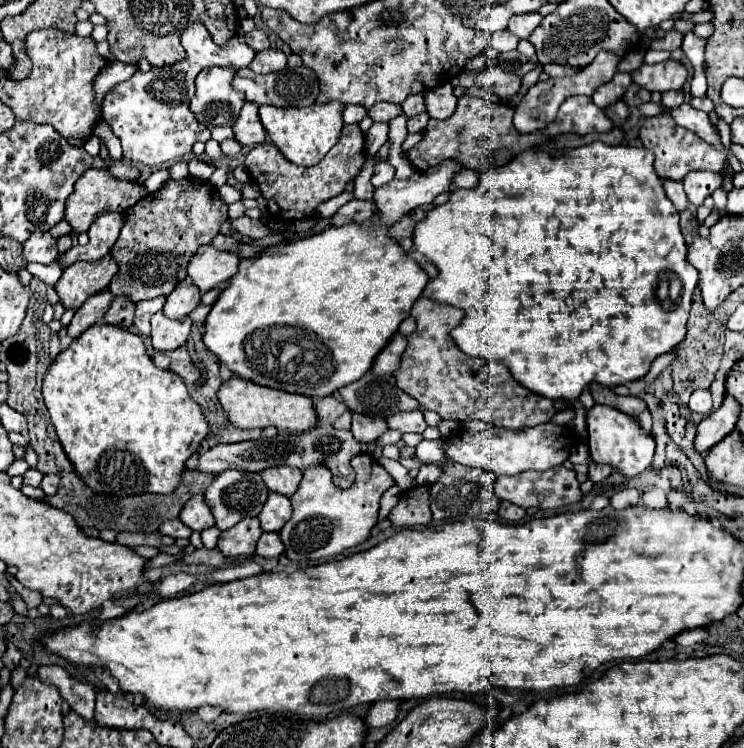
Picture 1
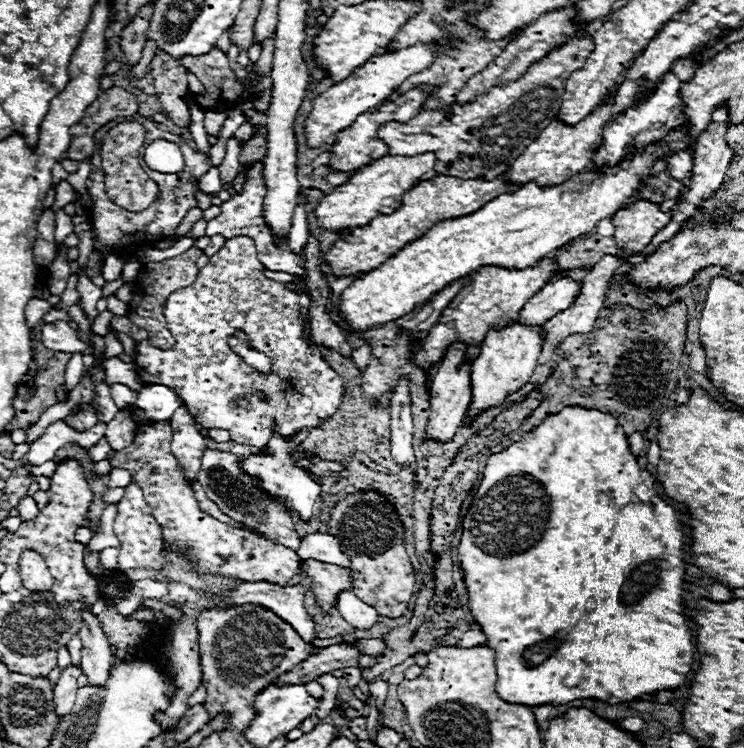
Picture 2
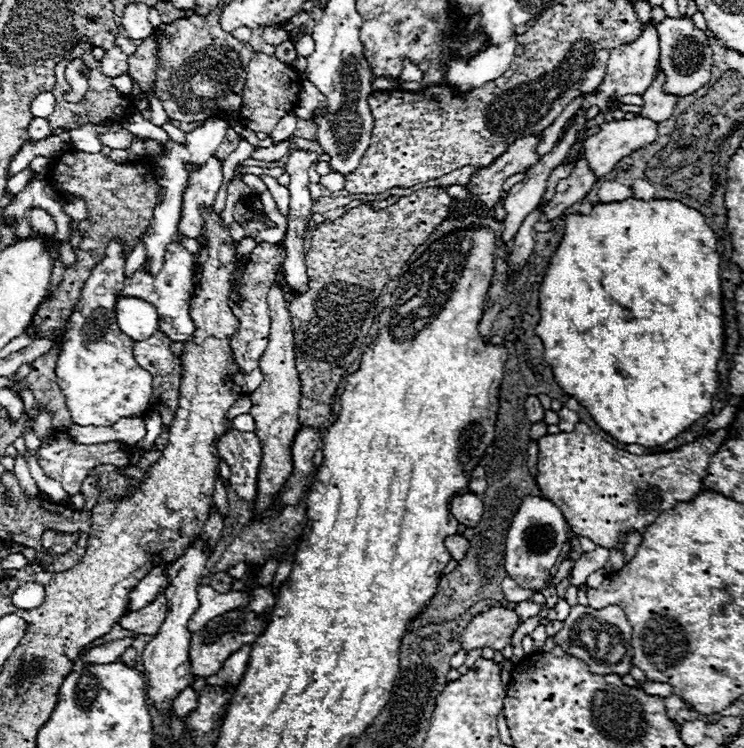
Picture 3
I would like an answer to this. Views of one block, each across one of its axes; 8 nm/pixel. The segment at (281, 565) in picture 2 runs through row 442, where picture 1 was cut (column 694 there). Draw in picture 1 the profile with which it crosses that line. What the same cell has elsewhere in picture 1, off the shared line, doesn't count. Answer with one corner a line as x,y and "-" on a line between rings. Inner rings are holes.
662,112
654,118
646,118
642,128
640,128
640,140
644,142
644,148
654,152
654,156
656,156
654,170
664,180
684,180
684,176
692,170
720,172
726,164
726,154
724,152
712,148
696,132
678,126
668,112

